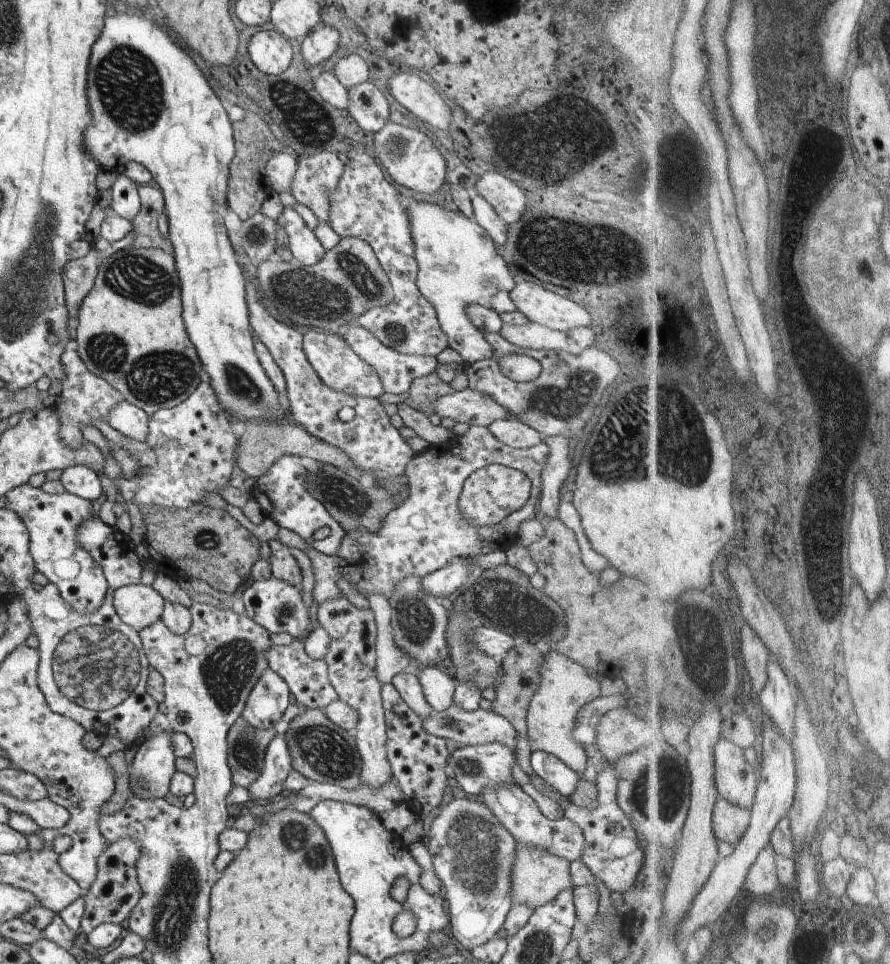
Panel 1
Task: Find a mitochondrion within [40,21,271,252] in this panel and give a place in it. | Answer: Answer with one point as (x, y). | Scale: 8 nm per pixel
(128, 86)

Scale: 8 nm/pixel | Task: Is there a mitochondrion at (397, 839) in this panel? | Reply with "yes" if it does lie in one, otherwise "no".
no

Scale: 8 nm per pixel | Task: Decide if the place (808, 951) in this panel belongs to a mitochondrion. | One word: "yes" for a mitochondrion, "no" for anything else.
no

